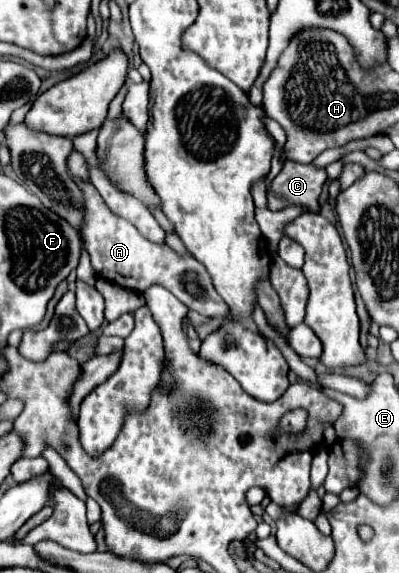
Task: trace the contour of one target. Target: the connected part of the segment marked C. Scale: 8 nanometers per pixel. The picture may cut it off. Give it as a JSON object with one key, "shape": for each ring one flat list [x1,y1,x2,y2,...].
{"shape":[[284,161,282,171,268,185,268,209,282,211,286,207,302,207,308,213,318,213,318,197,326,181,326,169]]}

